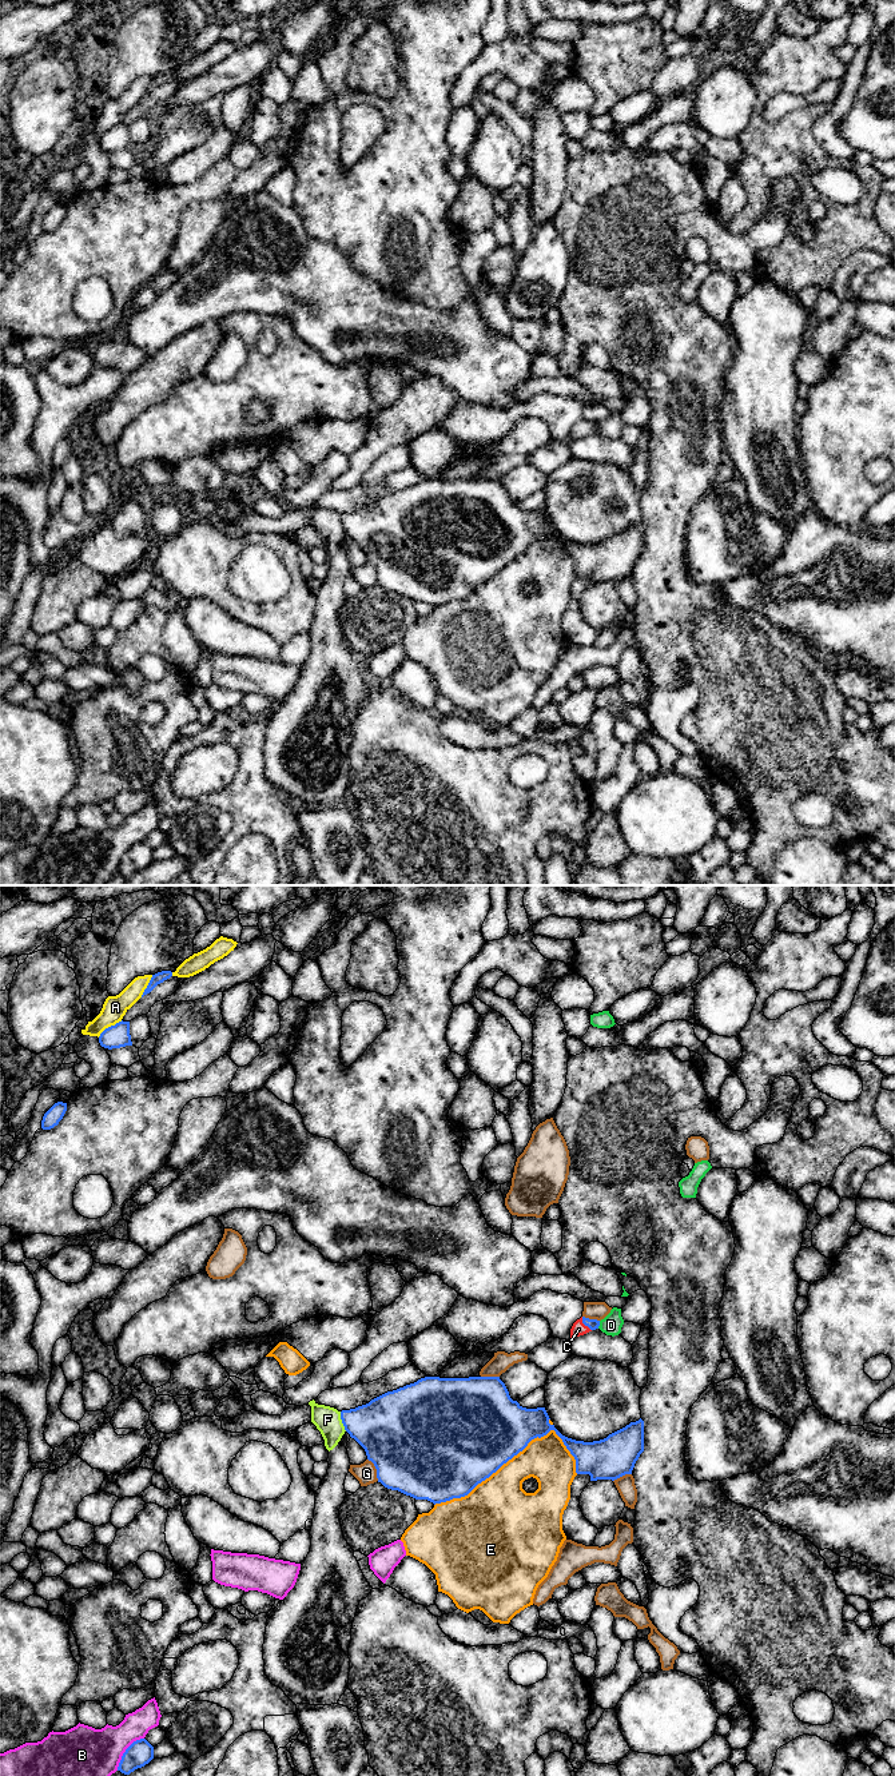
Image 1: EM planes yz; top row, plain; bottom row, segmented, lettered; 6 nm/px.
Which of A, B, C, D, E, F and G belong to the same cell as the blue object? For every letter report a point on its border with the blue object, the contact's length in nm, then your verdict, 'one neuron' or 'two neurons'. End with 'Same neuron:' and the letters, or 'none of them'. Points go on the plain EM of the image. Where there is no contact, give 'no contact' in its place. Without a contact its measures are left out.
A: yz (111, 128) | 180 nm | two neurons
B: yz (126, 853) | 260 nm | two neurons
C: yz (584, 426) | 110 nm | one neuron
D: yz (599, 427) | 50 nm | two neurons
E: yz (508, 562) | 900 nm | two neurons
F: yz (342, 524) | 130 nm | two neurons
G: yz (376, 570) | 150 nm | two neurons
Same neuron: C

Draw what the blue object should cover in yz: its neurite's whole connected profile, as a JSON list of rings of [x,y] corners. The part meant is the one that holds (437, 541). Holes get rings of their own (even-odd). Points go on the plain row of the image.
[[[425,479],[414,486],[387,494],[369,506],[341,514],[345,533],[366,554],[377,572],[377,581],[385,590],[398,593],[415,602],[441,606],[468,598],[478,586],[489,581],[504,566],[522,554],[534,541],[550,533],[562,542],[576,562],[576,576],[589,577],[590,584],[617,582],[632,577],[636,564],[644,554],[644,523],[640,521],[625,530],[593,545],[576,543],[562,538],[549,526],[545,510],[526,511],[513,503],[500,479],[439,481]]]

